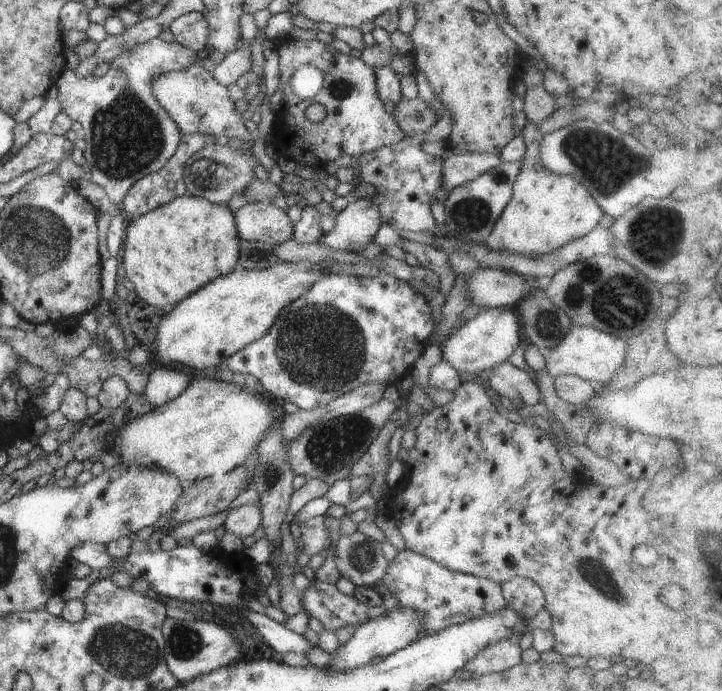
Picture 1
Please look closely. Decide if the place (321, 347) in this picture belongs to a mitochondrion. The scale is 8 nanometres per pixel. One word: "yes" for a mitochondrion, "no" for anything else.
yes

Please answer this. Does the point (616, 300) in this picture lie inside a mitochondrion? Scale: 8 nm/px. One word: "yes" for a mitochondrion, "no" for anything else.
yes

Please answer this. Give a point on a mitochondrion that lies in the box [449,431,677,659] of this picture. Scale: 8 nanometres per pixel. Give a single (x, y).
(593, 571)

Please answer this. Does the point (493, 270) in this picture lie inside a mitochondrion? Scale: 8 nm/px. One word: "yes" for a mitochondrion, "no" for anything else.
no

